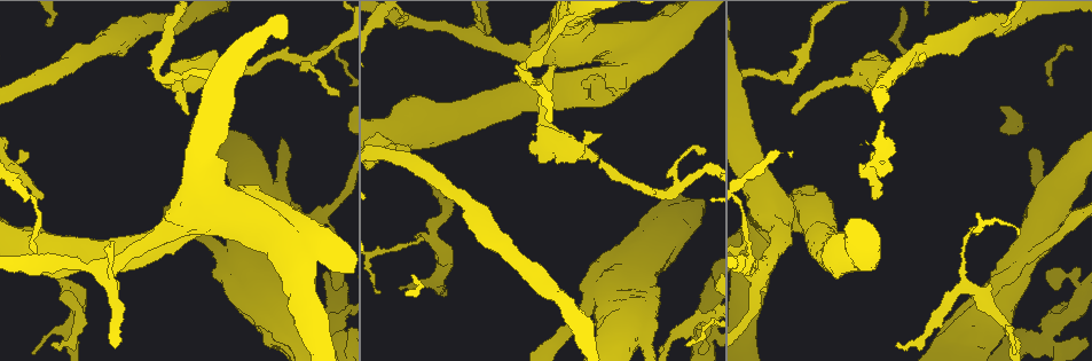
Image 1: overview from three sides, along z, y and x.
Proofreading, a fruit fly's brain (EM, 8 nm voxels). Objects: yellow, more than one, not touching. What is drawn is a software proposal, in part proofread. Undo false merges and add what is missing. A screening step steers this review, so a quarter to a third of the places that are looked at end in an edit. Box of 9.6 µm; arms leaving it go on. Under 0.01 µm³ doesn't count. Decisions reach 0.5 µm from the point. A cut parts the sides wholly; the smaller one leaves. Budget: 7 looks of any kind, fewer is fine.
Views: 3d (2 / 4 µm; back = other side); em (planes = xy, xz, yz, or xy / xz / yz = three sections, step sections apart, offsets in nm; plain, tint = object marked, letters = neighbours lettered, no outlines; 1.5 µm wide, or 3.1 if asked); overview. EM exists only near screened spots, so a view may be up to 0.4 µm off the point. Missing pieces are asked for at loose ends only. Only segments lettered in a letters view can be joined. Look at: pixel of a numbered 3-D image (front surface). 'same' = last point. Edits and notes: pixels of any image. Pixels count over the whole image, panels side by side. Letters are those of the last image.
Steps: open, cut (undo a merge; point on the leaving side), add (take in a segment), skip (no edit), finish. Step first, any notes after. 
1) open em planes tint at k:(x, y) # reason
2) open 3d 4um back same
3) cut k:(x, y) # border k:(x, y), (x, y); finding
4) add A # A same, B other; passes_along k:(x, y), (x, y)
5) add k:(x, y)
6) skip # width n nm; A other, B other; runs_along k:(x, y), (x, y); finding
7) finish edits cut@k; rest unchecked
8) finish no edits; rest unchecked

open em planes letters at 1:(410, 149) # branch stops here

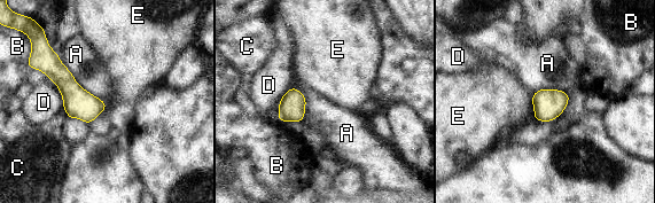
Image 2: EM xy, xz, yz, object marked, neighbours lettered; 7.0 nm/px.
skip # longest_contact A 500 nm; A other, B other, C other, D other, E other; border 2:(531, 94), (533, 116); none of them fits

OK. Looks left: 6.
open 3d 2um at 1:(794, 114) # free end

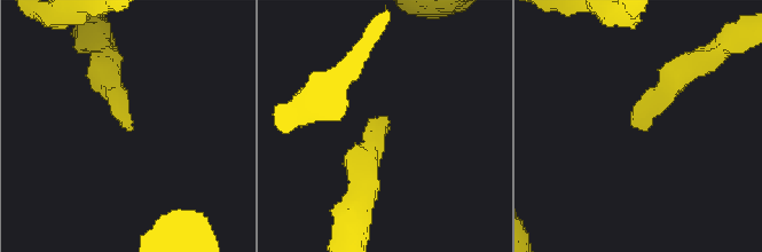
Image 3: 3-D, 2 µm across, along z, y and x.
open em yz step 8 tint at 3:(130, 126) # shape alone is not enough

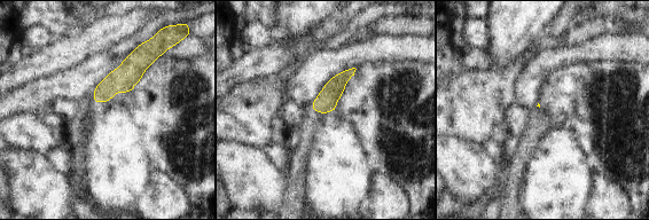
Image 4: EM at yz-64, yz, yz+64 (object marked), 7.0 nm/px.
open em planes letters same

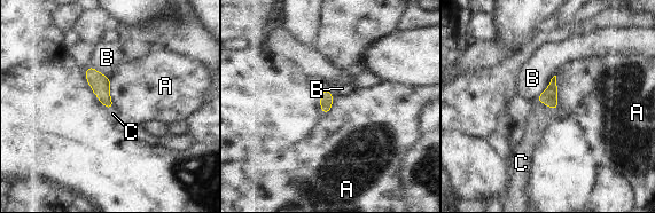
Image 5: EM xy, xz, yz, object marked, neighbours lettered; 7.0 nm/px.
add 5:(544, 113) # A other, B other, C same; passes_along 5:(548, 96), (545, 104), (544, 113); it goes on there

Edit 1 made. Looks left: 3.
open em planes letters at 1:(747, 258)

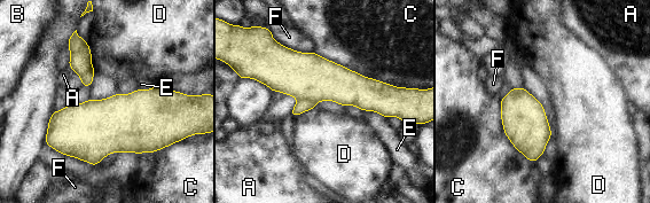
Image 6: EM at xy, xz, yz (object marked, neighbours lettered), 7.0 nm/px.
cut 6:(302, 106) # longest_contact C 700 nm; A other, B other, C other, D other, E other, F other; border 6:(298, 99), (308, 99), (315, 103); a second cell is stuck on

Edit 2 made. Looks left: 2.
finish edits add@5, cut@6; rest unchecked

